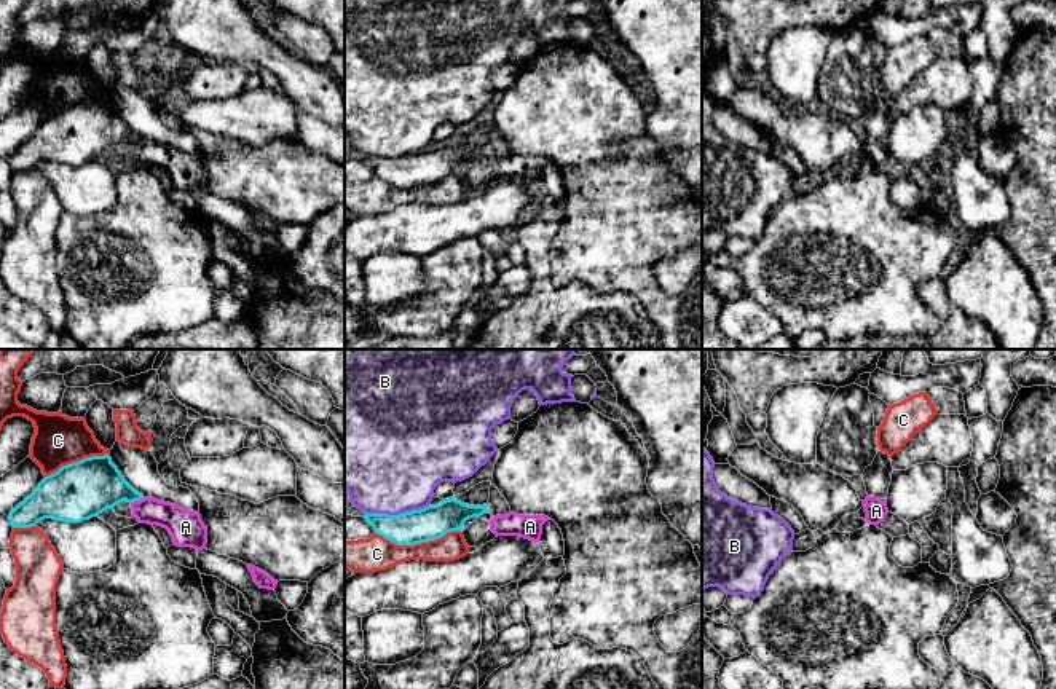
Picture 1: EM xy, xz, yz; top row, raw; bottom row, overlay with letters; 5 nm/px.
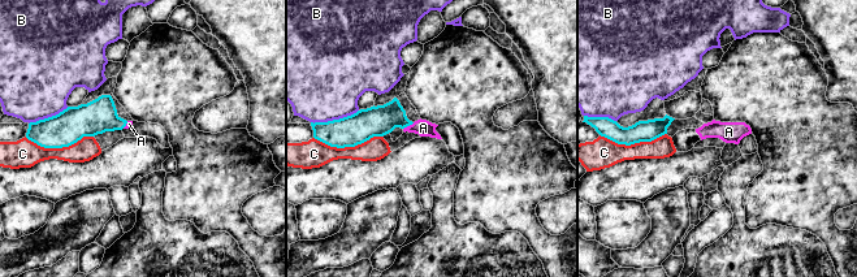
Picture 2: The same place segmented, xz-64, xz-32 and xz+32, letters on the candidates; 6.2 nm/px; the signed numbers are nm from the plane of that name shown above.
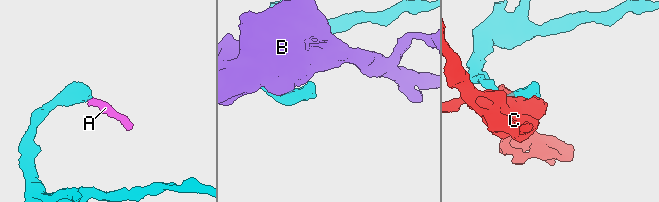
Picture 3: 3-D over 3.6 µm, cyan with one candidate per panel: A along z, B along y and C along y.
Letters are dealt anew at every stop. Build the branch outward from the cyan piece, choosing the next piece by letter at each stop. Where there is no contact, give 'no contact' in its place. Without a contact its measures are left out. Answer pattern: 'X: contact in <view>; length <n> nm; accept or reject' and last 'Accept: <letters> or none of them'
A: contact in xy; length 80 nm; accept
B: contact in xz; length 320 nm; reject
C: contact in xz; length 440 nm; reject
Accept: A

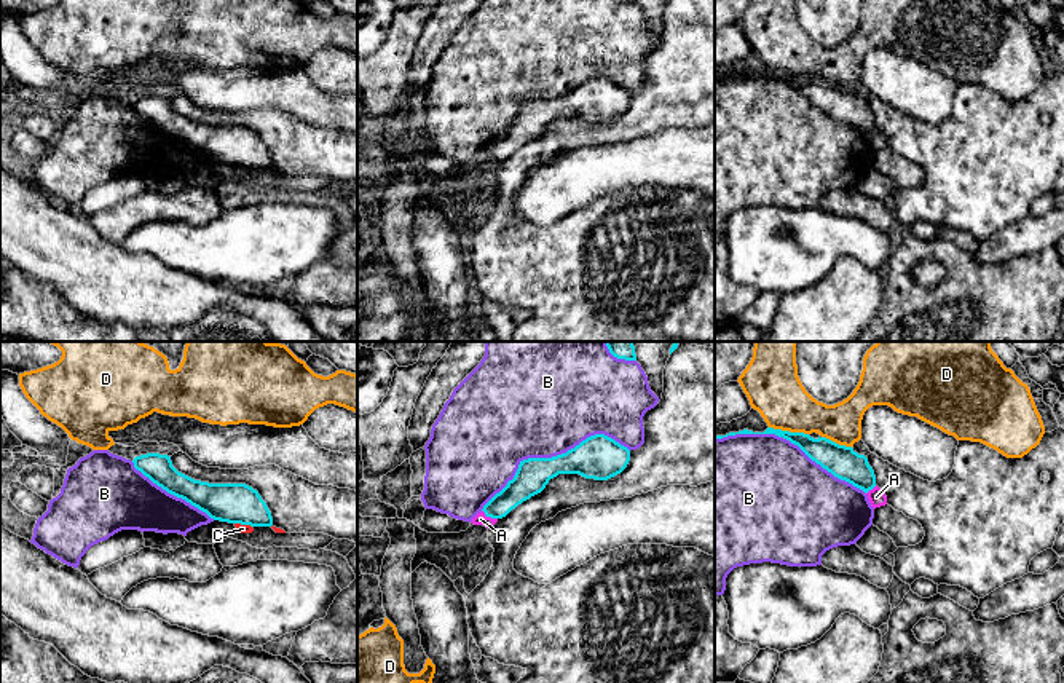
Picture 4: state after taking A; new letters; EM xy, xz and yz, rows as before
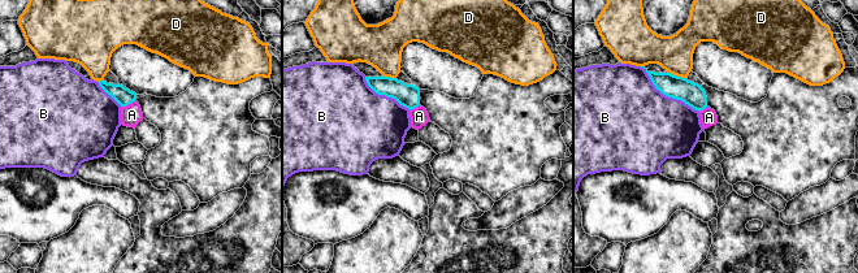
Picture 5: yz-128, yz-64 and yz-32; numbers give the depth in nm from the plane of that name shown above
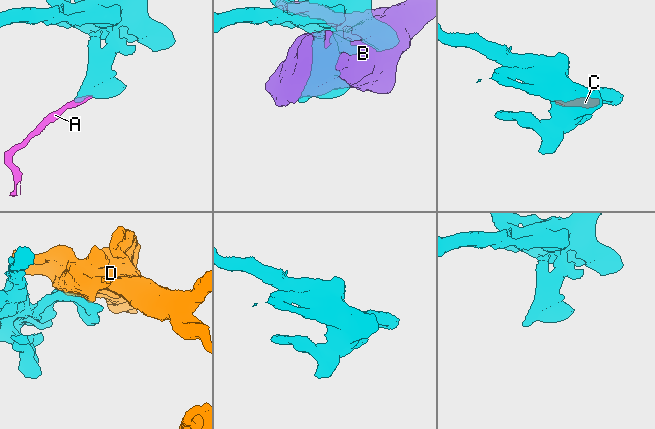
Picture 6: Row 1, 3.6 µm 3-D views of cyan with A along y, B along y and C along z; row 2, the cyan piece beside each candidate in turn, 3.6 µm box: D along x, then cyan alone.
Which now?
A: contact in xz; length 90 nm; reject
B: contact in xz; length 800 nm; reject
C: contact in xy; length 90 nm; reject
D: contact in yz; length 200 nm; reject
Accept: none of them

